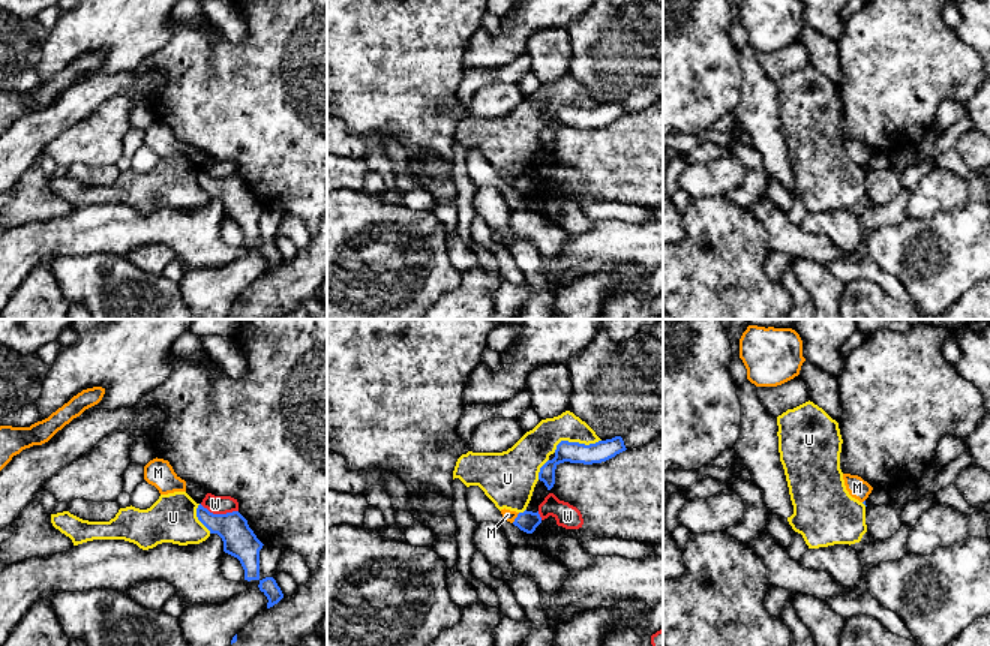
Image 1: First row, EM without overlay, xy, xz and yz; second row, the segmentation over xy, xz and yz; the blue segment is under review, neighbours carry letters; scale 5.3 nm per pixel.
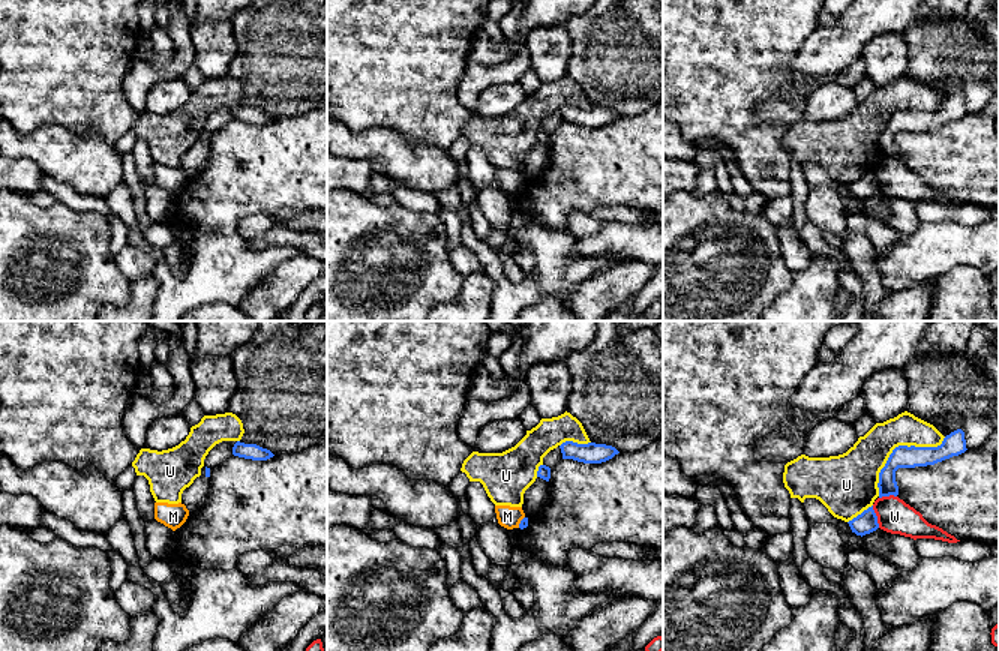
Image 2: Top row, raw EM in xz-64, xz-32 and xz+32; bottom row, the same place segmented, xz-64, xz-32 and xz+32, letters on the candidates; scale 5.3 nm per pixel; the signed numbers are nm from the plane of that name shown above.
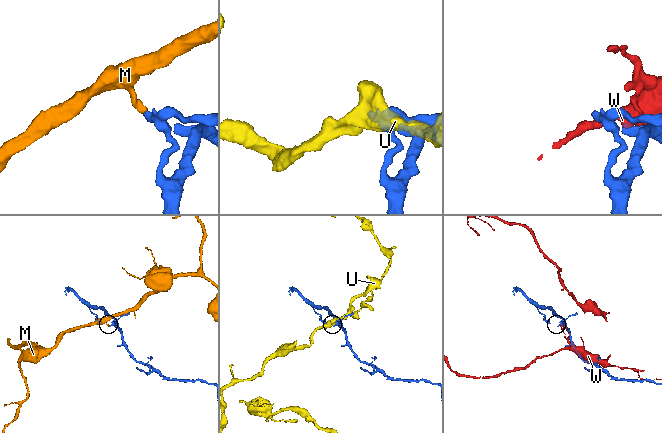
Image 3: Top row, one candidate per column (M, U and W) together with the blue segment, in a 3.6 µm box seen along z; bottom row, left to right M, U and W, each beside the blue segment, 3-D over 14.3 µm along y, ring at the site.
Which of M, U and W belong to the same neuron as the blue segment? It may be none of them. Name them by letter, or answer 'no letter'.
no letter

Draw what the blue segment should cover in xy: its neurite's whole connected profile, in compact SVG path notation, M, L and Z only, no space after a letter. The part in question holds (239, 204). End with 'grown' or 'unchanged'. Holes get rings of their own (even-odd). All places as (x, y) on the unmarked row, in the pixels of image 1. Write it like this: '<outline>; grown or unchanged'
M201 168L196 172L198 184L224 205L224 216L237 222L244 234L244 244L260 244L260 214L262 207L238 177L213 178Z; unchanged

